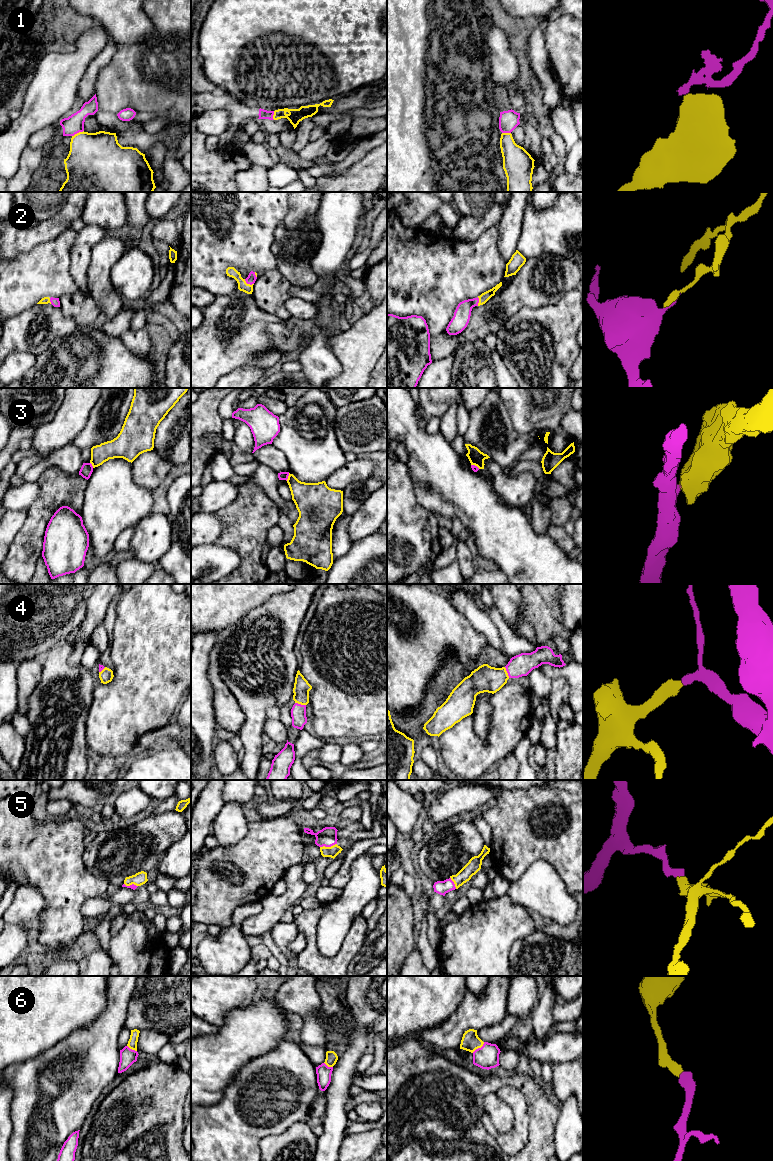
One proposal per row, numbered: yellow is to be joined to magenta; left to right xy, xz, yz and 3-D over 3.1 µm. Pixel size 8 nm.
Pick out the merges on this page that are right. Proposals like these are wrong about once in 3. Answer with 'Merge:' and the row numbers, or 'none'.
Merge: 2, 4, 5, 6

